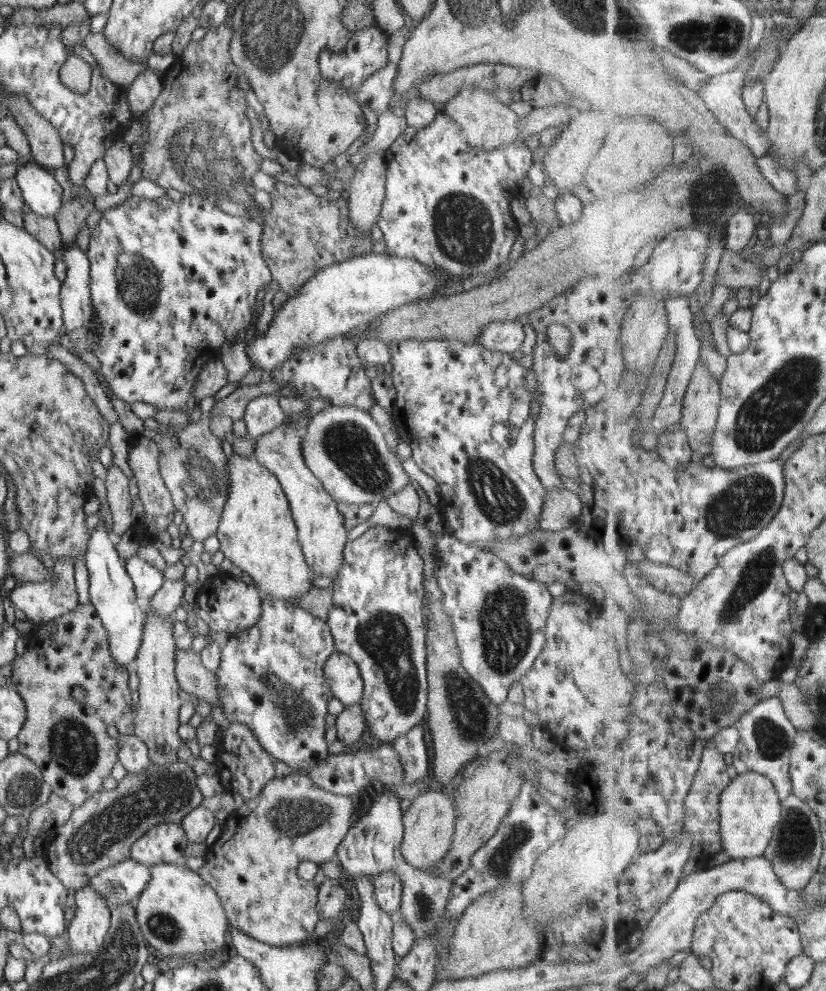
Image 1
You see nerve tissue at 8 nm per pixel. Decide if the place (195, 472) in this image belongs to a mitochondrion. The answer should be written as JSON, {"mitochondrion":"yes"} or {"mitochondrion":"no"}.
{"mitochondrion":"yes"}

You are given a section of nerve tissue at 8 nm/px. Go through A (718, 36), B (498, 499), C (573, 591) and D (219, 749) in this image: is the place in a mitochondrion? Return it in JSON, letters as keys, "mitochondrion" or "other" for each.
{"A":"mitochondrion","B":"mitochondrion","C":"other","D":"other"}

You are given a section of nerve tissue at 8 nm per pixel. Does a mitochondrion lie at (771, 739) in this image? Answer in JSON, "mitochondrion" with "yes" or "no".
{"mitochondrion":"yes"}

